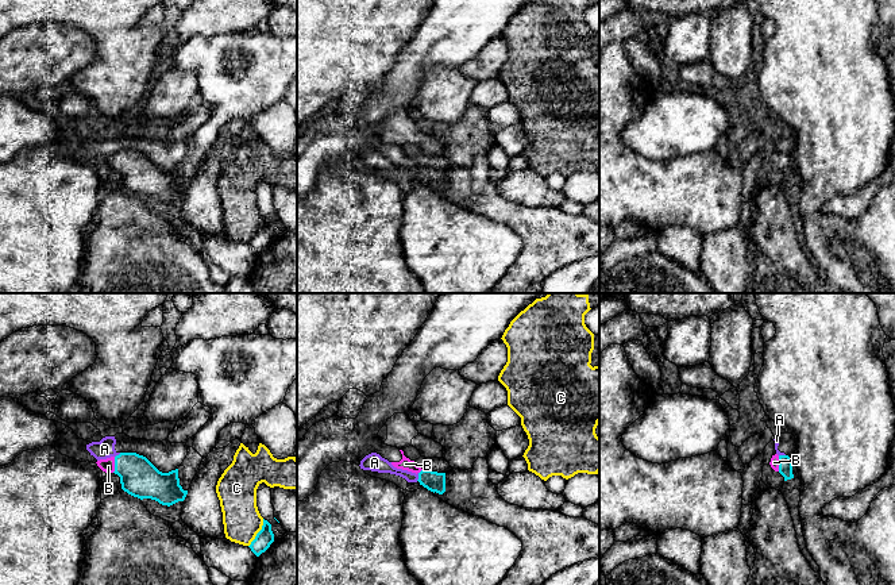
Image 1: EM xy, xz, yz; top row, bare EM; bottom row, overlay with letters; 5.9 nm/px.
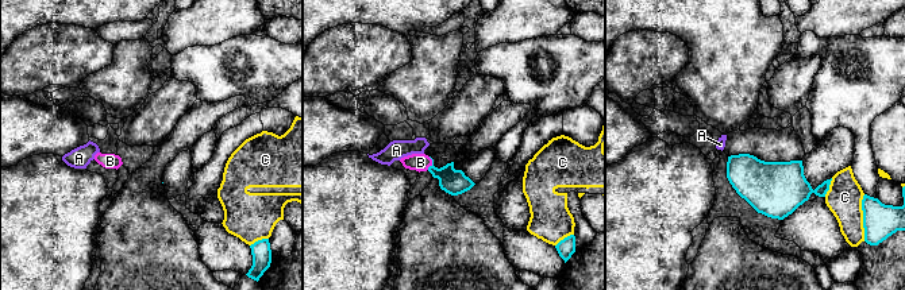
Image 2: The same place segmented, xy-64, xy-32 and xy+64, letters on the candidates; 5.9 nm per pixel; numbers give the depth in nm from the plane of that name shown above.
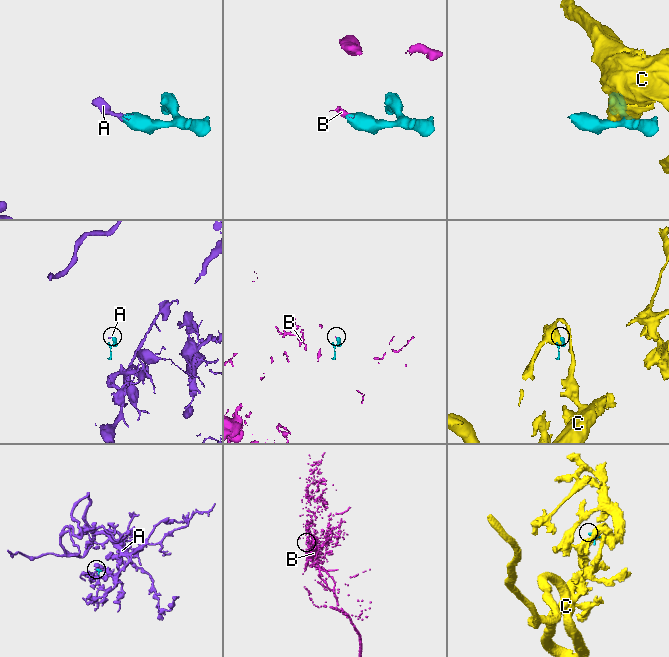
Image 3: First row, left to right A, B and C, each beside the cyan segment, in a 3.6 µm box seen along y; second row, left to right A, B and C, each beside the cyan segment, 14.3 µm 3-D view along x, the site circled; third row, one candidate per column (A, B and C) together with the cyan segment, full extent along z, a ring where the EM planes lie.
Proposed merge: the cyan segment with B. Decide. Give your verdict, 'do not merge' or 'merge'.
merge

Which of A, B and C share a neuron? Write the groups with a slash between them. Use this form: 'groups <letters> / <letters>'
groups A / B / C

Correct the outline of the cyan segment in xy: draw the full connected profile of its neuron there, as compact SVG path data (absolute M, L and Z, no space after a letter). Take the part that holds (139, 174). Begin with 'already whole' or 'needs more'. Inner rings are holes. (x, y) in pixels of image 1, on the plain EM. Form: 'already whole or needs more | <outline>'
needs more | M120 150L96 161L103 169L117 172L121 186L140 197L151 196L170 204L184 199L188 192L180 182L178 166L162 170L146 154L136 150Z

